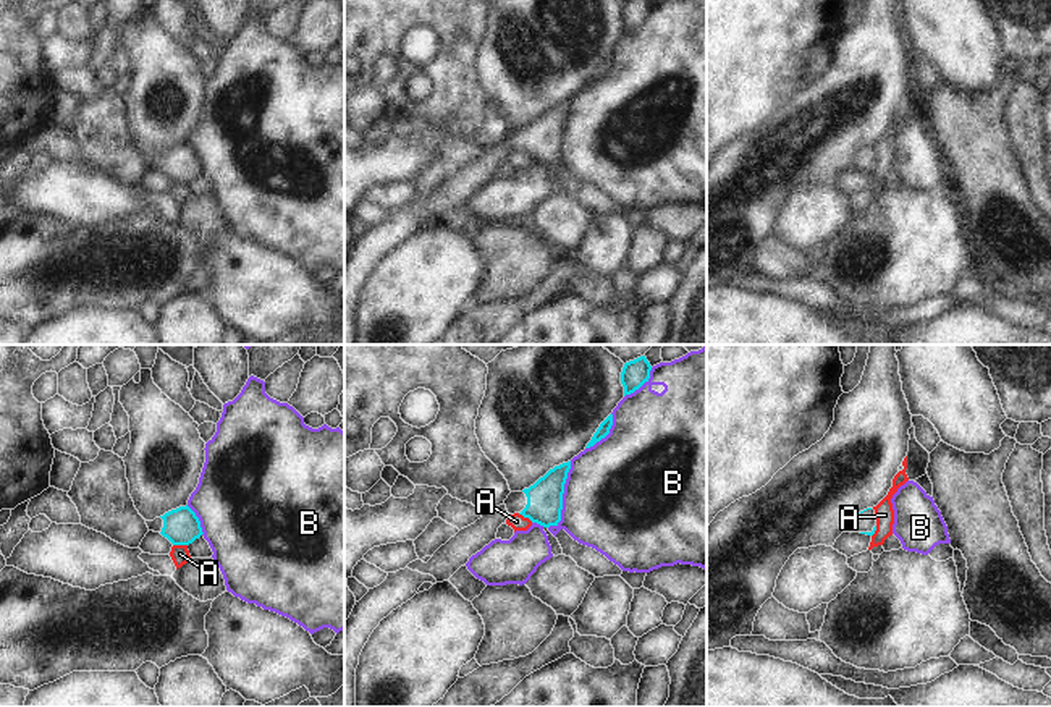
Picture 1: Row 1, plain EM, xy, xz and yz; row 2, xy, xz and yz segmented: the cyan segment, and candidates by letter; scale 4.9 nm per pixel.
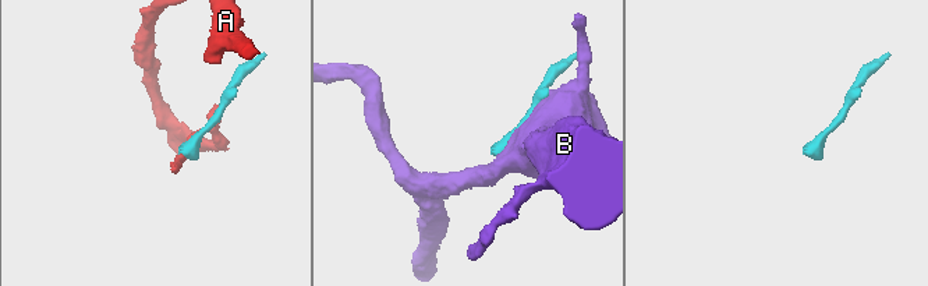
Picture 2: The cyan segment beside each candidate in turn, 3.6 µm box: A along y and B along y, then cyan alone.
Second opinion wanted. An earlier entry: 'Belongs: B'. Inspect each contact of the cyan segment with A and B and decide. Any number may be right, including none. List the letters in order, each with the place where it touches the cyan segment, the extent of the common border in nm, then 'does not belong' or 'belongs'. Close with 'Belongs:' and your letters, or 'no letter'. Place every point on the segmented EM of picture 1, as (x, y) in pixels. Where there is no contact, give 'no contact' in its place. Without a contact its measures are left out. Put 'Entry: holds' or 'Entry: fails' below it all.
A: meets cyan in xy at (180, 544); contact 70 nm long; does not belong
B: meets cyan in xz at (561, 497); contact 360 nm long; does not belong
Belongs: no letter
Entry: fails

